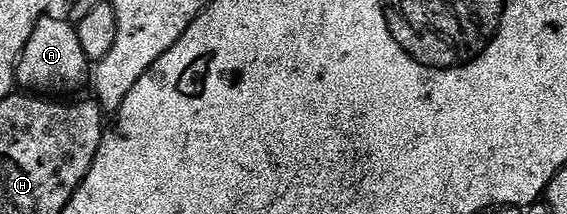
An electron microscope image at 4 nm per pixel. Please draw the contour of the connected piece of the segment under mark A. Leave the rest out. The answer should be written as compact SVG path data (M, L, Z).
M61 17L39 18L28 44L22 49L16 67L16 82L23 91L41 92L46 96L62 96L65 90L78 90L86 82L86 73L92 64L80 48L77 29Z

